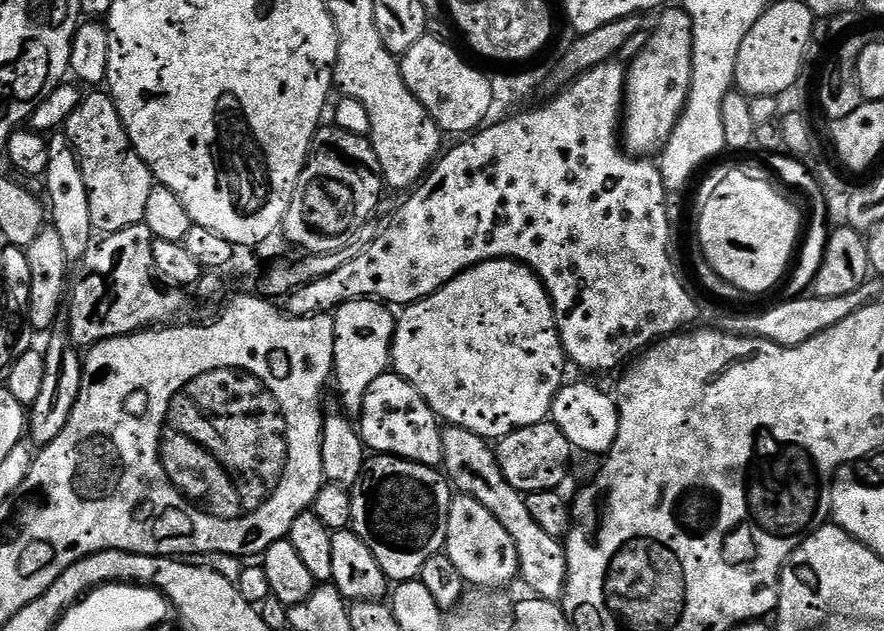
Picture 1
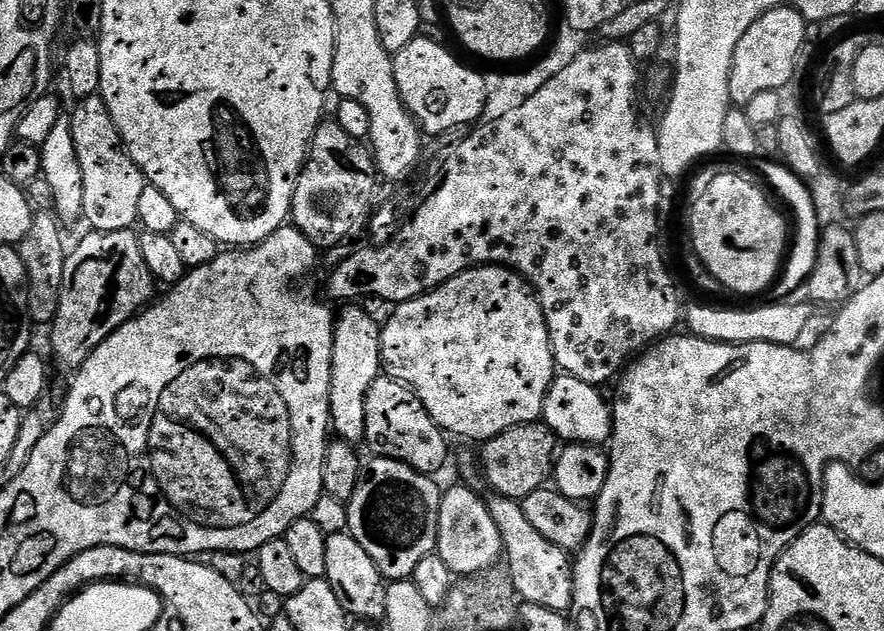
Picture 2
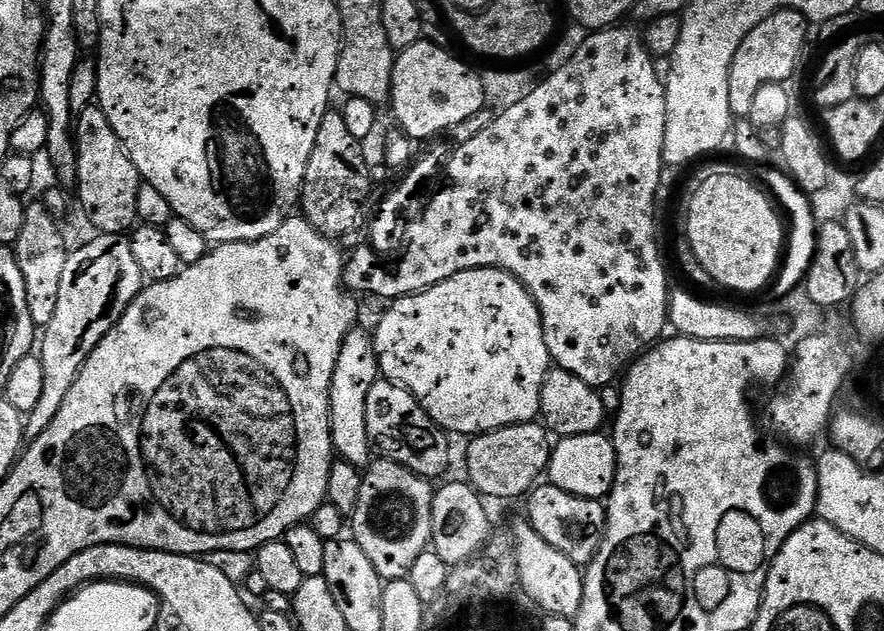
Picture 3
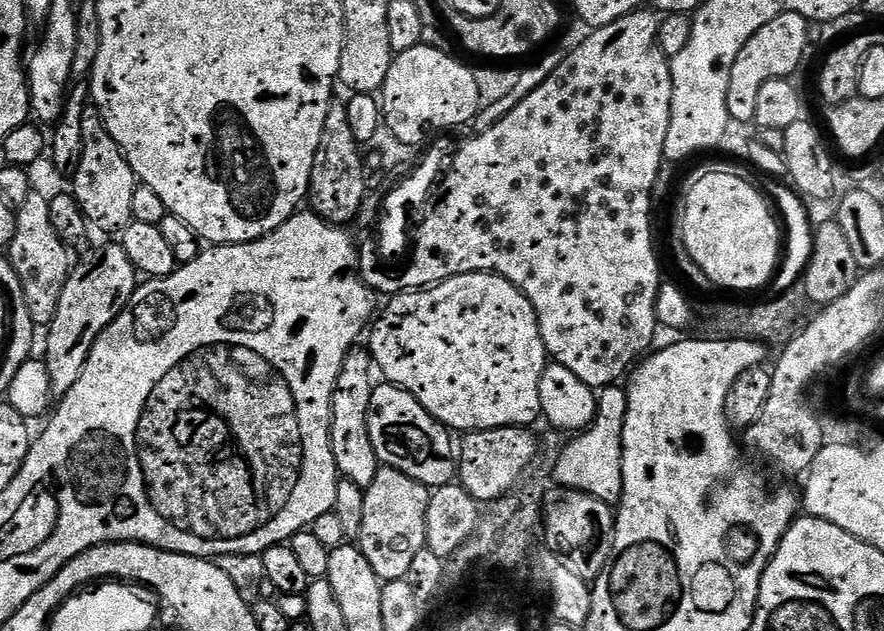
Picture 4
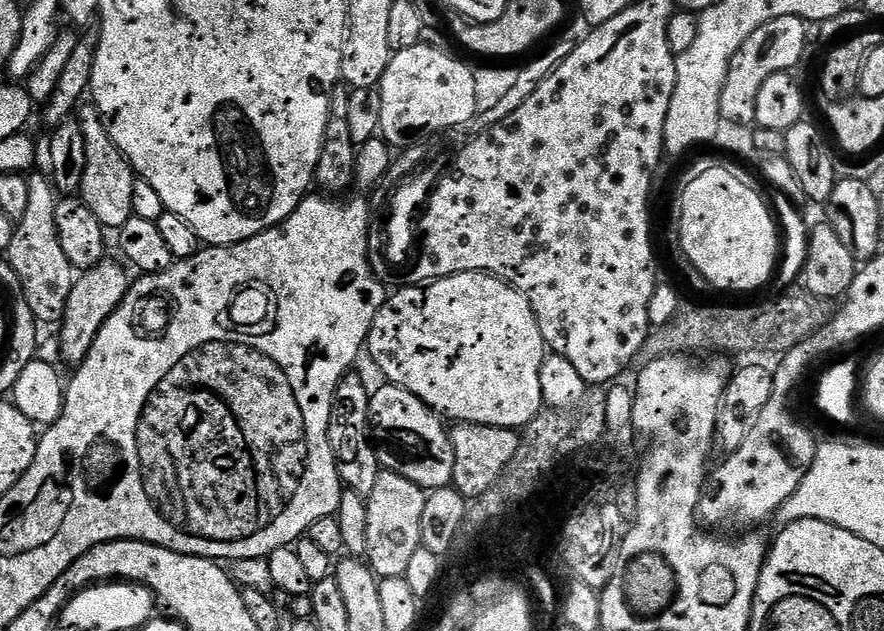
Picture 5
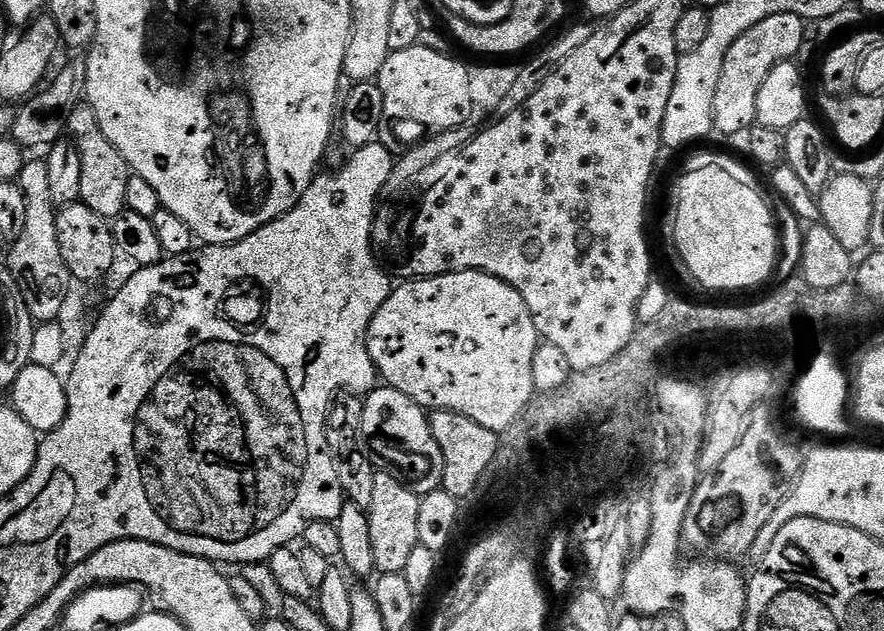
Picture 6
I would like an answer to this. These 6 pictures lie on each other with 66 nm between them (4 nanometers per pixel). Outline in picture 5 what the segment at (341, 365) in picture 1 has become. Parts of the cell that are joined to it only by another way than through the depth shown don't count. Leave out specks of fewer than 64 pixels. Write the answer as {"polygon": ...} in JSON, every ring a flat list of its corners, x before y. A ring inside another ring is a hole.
{"polygon":[[349,374,341,380,332,396,332,413,328,423,330,450,336,459,336,469,340,475,340,483,347,491,356,492,359,496,368,497,374,490,374,482,378,482,378,474,382,464,376,457,377,449,370,435,368,422,368,398,370,388,367,388,356,374]]}

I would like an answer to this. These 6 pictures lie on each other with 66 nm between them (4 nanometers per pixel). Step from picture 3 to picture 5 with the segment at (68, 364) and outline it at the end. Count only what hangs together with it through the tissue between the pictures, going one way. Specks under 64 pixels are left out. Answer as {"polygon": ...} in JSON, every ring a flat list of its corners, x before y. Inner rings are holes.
{"polygon":[[105,258,93,268,83,269,75,277,70,298,66,302,64,319,58,325,60,358,65,365,68,363,78,366,82,363,98,330,102,330,106,318,110,318,110,314,114,314,114,310,124,300,124,295,130,287,130,279,128,280,127,274,124,273,125,265,120,264,115,264,111,258]]}

